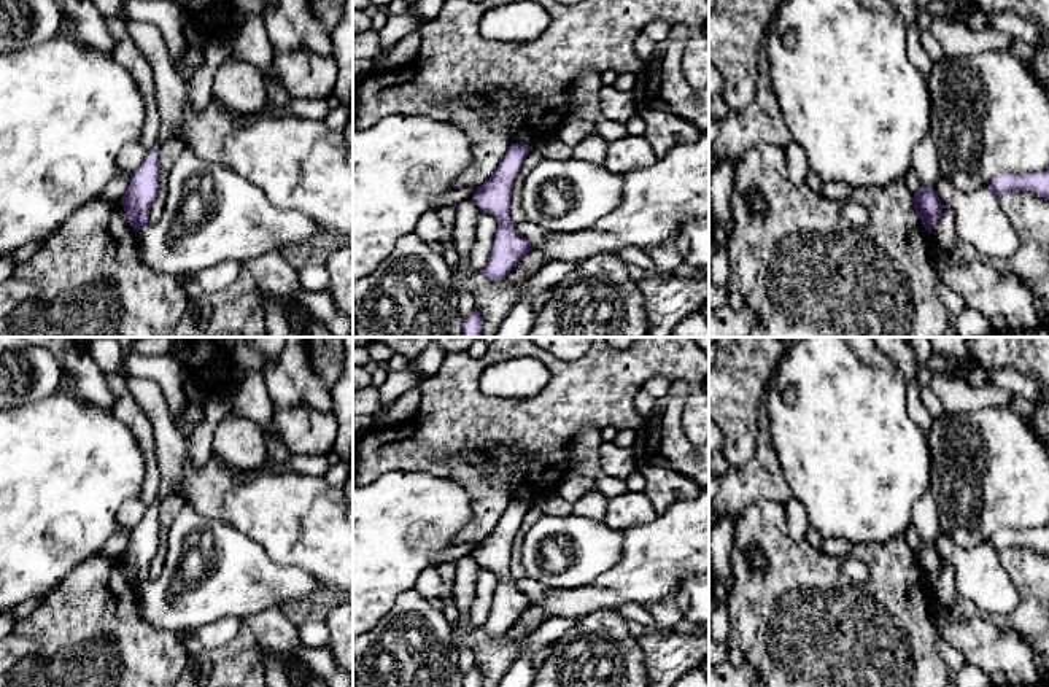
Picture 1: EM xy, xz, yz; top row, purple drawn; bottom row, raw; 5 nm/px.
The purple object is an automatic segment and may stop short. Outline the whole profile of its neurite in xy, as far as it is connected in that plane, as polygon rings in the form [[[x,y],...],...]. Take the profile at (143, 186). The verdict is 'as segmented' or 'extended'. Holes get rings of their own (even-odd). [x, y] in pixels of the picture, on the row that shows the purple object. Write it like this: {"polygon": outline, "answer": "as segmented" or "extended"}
{"polygon": [[[91,0],[105,19],[121,19],[137,48],[153,68],[156,107],[161,129],[156,145],[130,178],[121,199],[130,226],[138,232],[148,226],[149,210],[159,192],[159,146],[175,138],[189,105],[189,86],[168,54],[162,32],[154,24],[135,22],[124,14],[122,0]]], "answer": "extended"}

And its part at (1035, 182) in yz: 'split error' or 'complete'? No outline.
complete

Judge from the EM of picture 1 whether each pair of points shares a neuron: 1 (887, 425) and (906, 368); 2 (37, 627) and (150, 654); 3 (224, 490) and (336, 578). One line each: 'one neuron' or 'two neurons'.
1: two neurons
2: one neuron
3: one neuron

